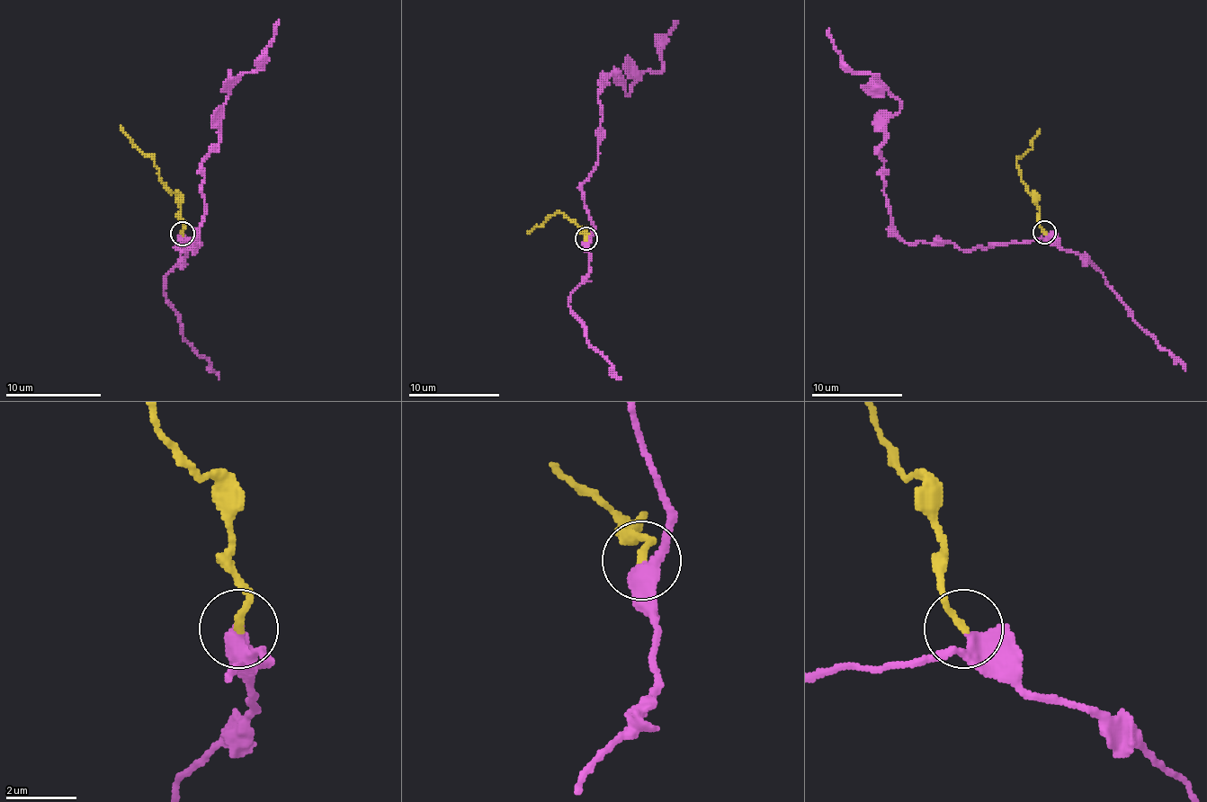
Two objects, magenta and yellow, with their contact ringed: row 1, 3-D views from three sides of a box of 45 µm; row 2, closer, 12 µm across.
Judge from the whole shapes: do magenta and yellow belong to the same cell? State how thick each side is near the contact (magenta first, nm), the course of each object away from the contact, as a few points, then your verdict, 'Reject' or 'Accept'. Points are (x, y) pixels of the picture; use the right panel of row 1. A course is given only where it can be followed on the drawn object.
Thickness 320 nm (magenta) against 180 nm. Course of magenta: (1043, 234), (966, 250), (907, 243), (890, 216), (880, 147), (899, 102), (874, 74), (844, 65), (829, 28). Course of yellow: (1043, 231), (1037, 197), (1021, 179), (1016, 163), (1032, 147), (1039, 129). Reject

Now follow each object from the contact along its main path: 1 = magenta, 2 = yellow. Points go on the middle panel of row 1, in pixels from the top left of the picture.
1: (586, 237), (598, 93), (607, 75), (628, 93), (662, 68), (678, 23)
2: (586, 237), (559, 210), (540, 227), (527, 233)

